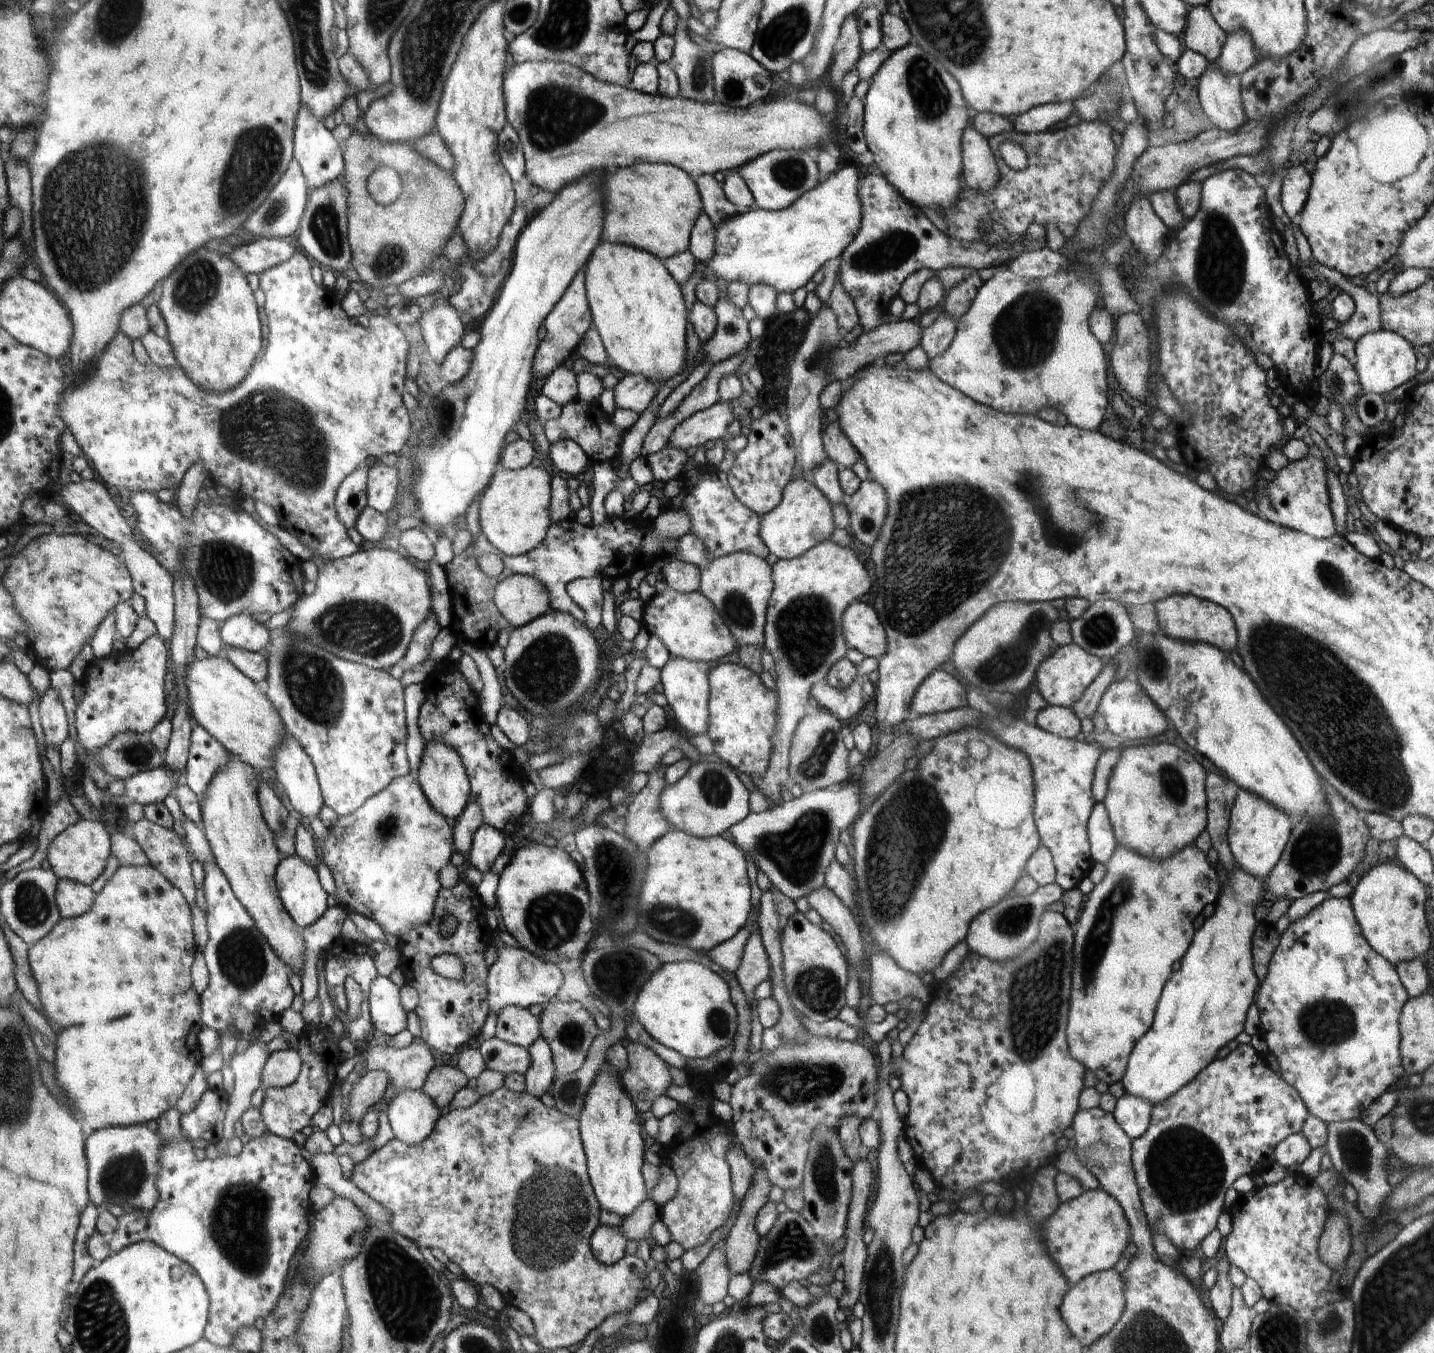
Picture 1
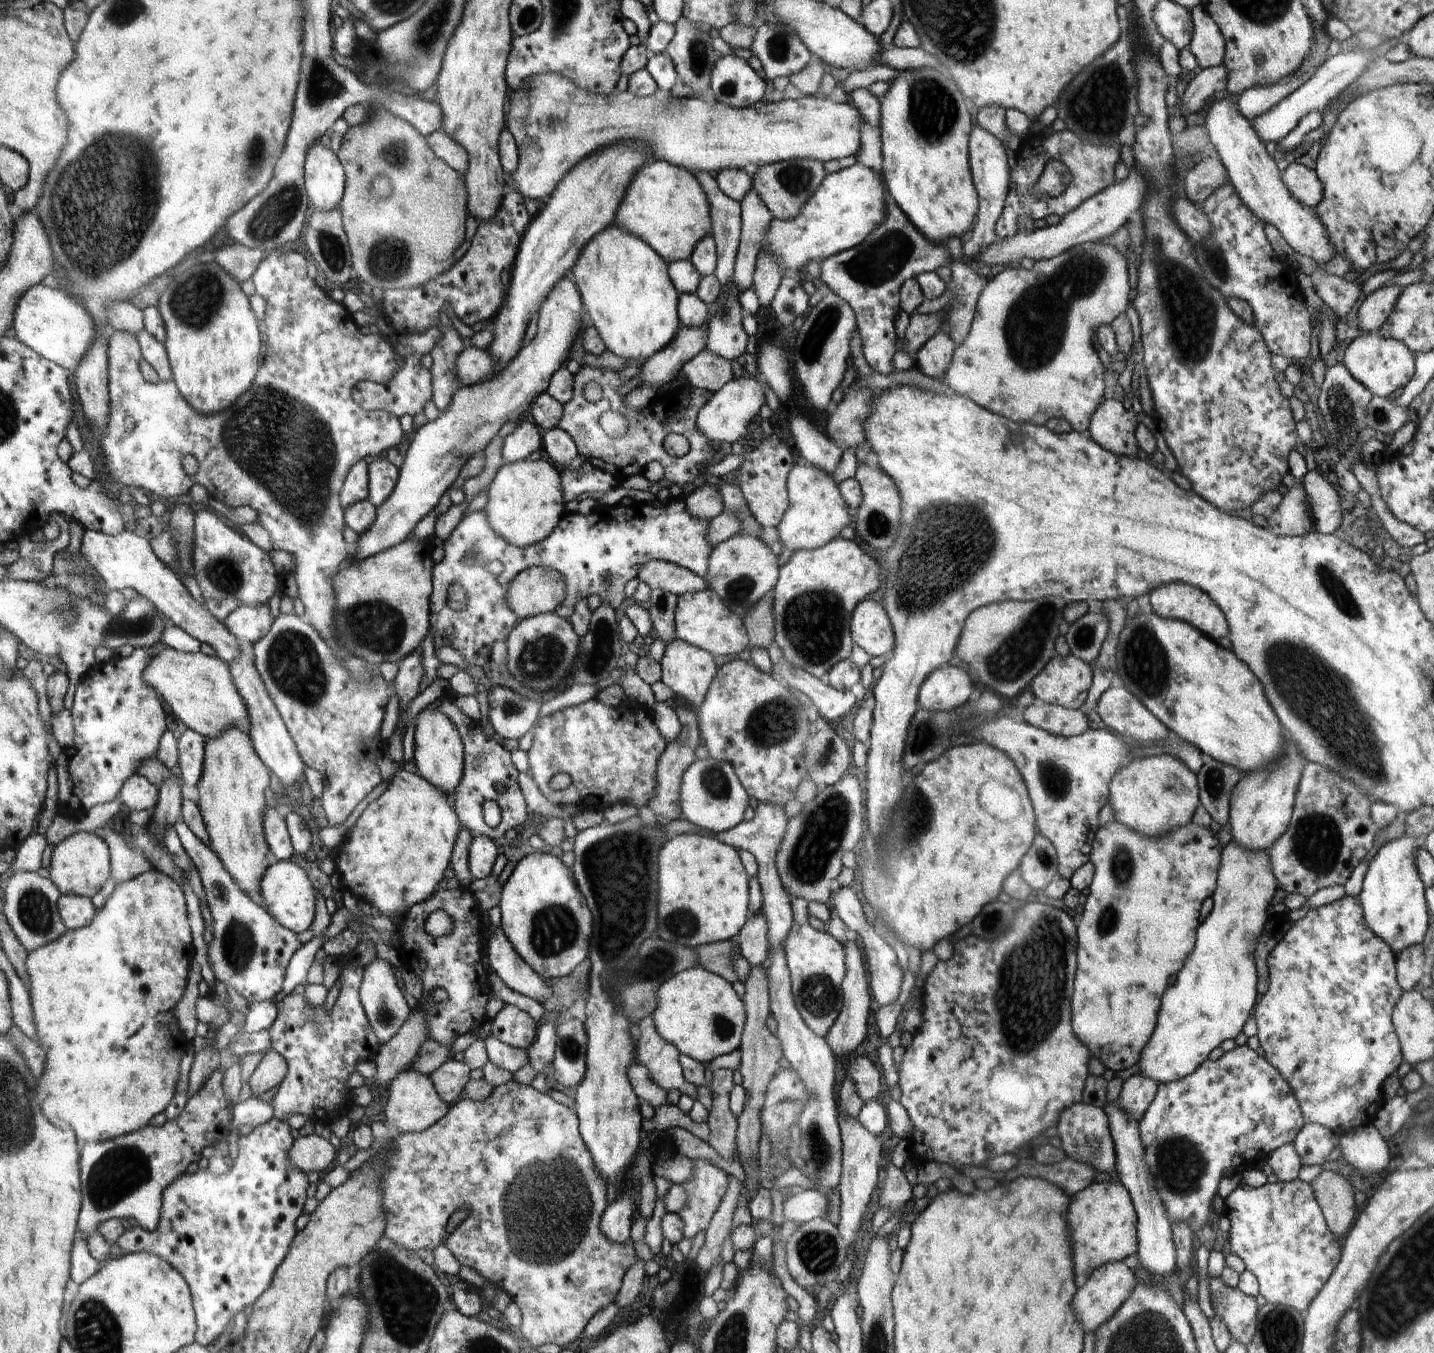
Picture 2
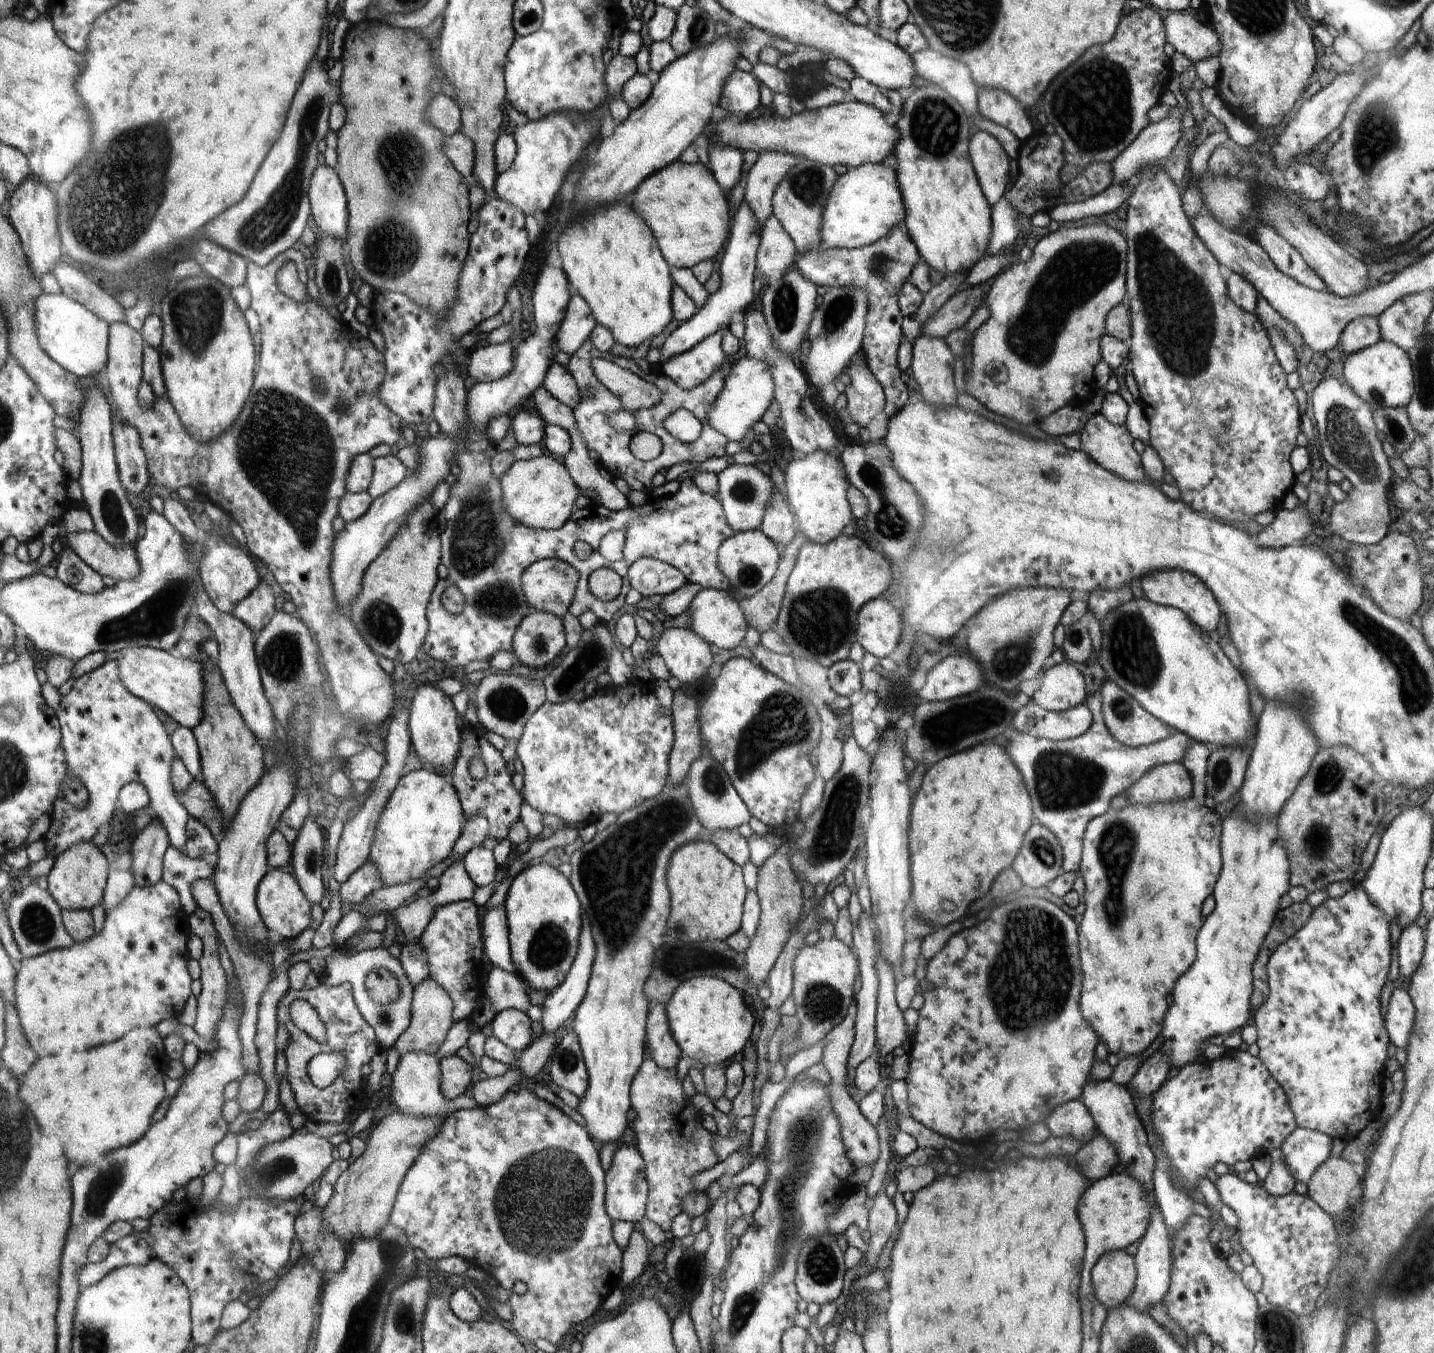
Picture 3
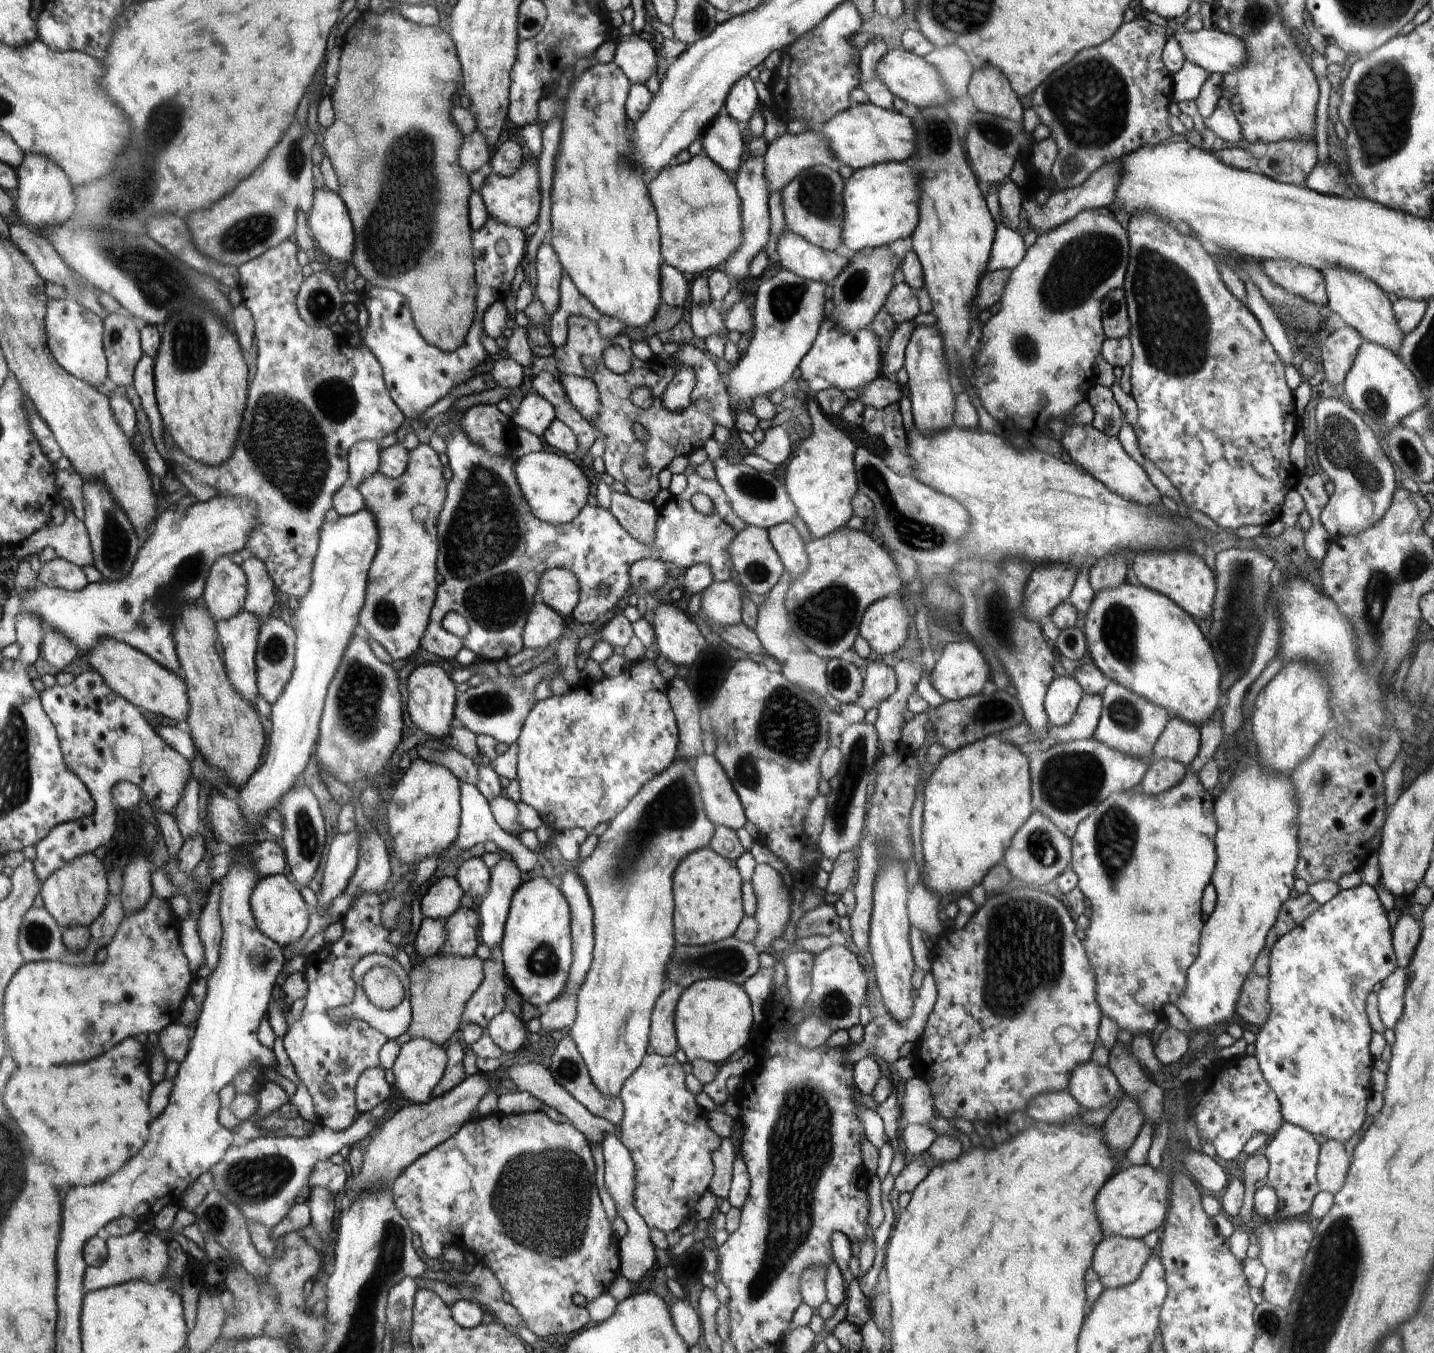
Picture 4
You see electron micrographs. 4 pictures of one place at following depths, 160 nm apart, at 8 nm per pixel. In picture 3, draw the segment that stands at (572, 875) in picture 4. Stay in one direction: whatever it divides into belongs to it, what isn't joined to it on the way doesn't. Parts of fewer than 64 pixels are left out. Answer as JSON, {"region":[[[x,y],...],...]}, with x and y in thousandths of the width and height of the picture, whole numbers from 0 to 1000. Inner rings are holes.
{"region":[[[409,676],[406,676],[406,688],[404,690],[404,704],[399,712],[397,720],[392,728],[379,739],[378,744],[378,758],[379,763],[386,763],[390,758],[399,751],[407,739],[409,729],[413,721],[413,715],[416,707],[415,696]]]}

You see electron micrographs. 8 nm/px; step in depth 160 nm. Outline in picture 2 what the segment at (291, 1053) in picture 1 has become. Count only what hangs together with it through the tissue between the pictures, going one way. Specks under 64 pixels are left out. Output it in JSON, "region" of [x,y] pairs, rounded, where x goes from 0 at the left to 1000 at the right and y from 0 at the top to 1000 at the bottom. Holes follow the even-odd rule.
{"region":[[[188,775],[182,780],[174,795],[174,802],[176,810],[181,810],[183,807],[187,807],[191,803],[194,803],[199,795],[199,782],[194,777]]]}

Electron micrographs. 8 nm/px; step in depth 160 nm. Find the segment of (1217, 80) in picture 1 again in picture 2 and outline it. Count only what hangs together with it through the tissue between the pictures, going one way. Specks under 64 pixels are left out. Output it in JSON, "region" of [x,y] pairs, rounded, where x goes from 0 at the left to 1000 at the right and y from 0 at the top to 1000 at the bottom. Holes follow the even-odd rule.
{"region":[[[862,73],[846,75],[840,92],[842,101],[849,111],[849,115],[855,123],[857,135],[875,160],[882,166],[888,166],[904,188],[913,189],[921,198],[926,192],[929,192],[932,185],[926,176],[921,160],[916,154],[911,154],[902,146],[886,115],[886,110],[880,105],[871,89],[863,83]]]}

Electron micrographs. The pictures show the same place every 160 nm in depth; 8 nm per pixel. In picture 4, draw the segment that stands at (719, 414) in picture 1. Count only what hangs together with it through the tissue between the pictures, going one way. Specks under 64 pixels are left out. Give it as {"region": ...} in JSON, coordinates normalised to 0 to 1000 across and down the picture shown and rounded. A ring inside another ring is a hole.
{"region":[[[543,198],[538,205],[531,208],[527,214],[525,233],[526,234],[526,242],[520,262],[517,262],[514,270],[509,273],[509,285],[508,290],[510,294],[510,299],[517,299],[523,301],[529,292],[533,291],[536,294],[537,290],[545,285],[552,283],[552,278],[554,273],[557,272],[559,264],[565,259],[566,254],[569,251],[571,242],[575,237],[575,209],[568,207],[562,207],[552,200]]]}

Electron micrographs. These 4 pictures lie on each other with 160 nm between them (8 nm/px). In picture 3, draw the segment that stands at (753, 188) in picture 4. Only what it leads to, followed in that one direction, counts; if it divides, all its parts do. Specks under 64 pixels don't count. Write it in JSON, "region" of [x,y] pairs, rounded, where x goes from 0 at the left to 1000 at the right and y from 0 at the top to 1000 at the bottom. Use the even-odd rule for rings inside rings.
{"region":[[[520,148],[517,149],[513,154],[513,166],[510,171],[510,177],[507,180],[507,185],[505,186],[505,189],[503,189],[502,194],[500,194],[503,204],[502,213],[494,220],[493,224],[488,230],[483,233],[483,235],[480,235],[466,248],[461,256],[461,268],[464,268],[467,264],[481,259],[494,247],[508,242],[508,239],[515,235],[522,225],[524,223],[524,220],[526,220],[524,208],[526,200],[528,198],[528,183],[531,178],[531,168],[531,163],[526,159]]]}

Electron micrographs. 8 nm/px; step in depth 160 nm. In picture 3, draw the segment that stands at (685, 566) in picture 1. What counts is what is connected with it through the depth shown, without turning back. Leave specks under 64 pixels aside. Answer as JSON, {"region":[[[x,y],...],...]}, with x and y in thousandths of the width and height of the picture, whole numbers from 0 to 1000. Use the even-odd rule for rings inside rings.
{"region":[[[448,412],[441,416],[437,426],[440,435],[445,436],[448,441],[465,440],[480,430],[478,424],[471,419],[455,412]]]}

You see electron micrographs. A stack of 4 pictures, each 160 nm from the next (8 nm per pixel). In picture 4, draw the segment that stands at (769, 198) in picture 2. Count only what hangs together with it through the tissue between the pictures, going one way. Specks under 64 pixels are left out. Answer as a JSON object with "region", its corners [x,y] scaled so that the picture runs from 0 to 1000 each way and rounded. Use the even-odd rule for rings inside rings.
{"region":[[[569,122],[558,126],[545,140],[547,166],[556,174],[577,186],[582,186],[589,177],[589,152],[587,132],[579,123]]]}

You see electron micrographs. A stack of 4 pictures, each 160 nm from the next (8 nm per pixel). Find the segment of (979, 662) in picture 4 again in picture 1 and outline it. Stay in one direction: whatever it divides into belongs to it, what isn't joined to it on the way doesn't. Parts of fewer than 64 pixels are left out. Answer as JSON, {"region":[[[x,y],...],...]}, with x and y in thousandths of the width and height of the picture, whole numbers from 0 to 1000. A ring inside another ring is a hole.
{"region":[[[656,495],[651,496],[649,500],[642,506],[635,525],[637,529],[650,528],[661,526],[669,522],[675,522],[672,507],[665,501],[665,499]]]}

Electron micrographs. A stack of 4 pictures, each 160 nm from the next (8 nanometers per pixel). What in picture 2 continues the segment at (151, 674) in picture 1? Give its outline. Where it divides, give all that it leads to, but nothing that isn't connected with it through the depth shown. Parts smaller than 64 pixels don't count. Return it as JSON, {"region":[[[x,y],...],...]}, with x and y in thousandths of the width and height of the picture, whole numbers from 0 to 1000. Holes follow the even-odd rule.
{"region":[[[96,478],[89,486],[80,483],[75,489],[66,490],[54,508],[52,521],[50,526],[52,536],[52,549],[48,554],[44,554],[39,562],[41,571],[41,600],[45,604],[57,606],[61,599],[67,594],[78,593],[86,582],[86,576],[95,572],[101,563],[110,560],[114,544],[117,541],[116,529],[113,525],[112,513],[100,503],[100,495],[105,489],[102,480]]]}

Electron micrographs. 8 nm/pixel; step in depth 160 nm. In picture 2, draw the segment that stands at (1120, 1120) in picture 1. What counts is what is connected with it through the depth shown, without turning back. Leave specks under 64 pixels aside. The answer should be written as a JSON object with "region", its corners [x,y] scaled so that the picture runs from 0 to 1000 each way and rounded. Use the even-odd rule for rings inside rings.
{"region":[[[792,793],[783,800],[780,817],[794,829],[806,810],[808,800],[796,793]]]}

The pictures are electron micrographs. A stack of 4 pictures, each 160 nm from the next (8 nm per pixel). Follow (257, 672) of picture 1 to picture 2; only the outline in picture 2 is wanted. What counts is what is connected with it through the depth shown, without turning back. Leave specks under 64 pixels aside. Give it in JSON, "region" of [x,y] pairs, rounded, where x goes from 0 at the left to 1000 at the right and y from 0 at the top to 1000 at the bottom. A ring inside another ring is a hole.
{"region":[[[60,391],[56,401],[56,408],[65,421],[72,427],[75,435],[84,437],[87,434],[93,435],[124,464],[137,472],[141,476],[145,475],[151,481],[151,486],[157,490],[170,483],[171,480],[174,480],[159,467],[143,447],[140,447],[133,440],[121,421],[107,410],[105,401],[100,397],[88,392],[75,395]]]}

